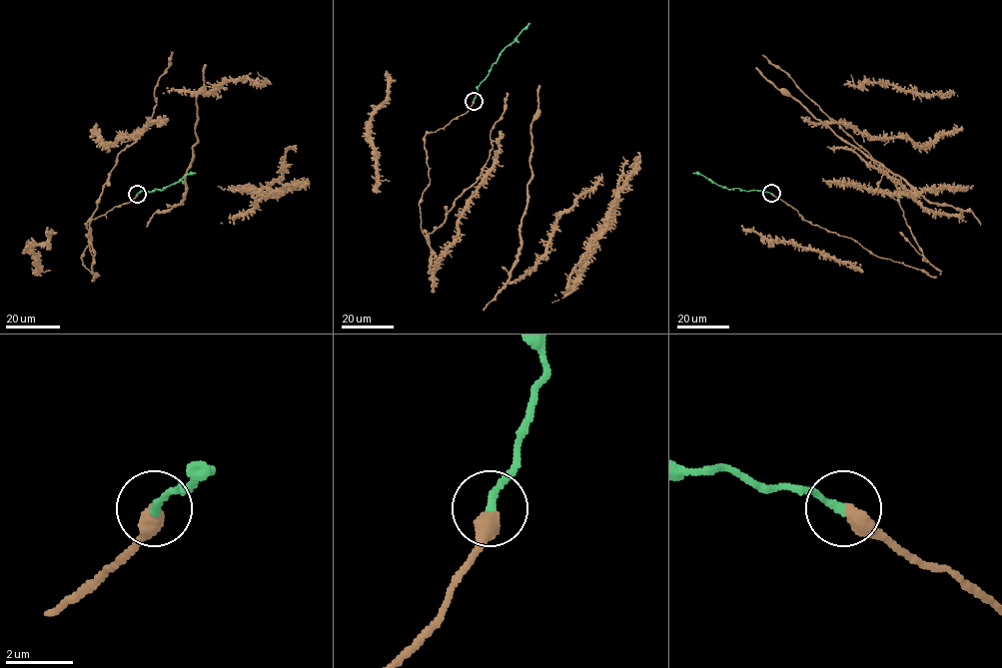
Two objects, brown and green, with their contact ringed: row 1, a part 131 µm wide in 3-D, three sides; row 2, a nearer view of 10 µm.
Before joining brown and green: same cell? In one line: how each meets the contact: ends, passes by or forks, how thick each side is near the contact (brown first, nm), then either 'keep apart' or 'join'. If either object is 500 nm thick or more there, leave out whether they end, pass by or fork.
brown ends there; green ends there; 440 nm thick on the brown side, 240 nm on the other; join

